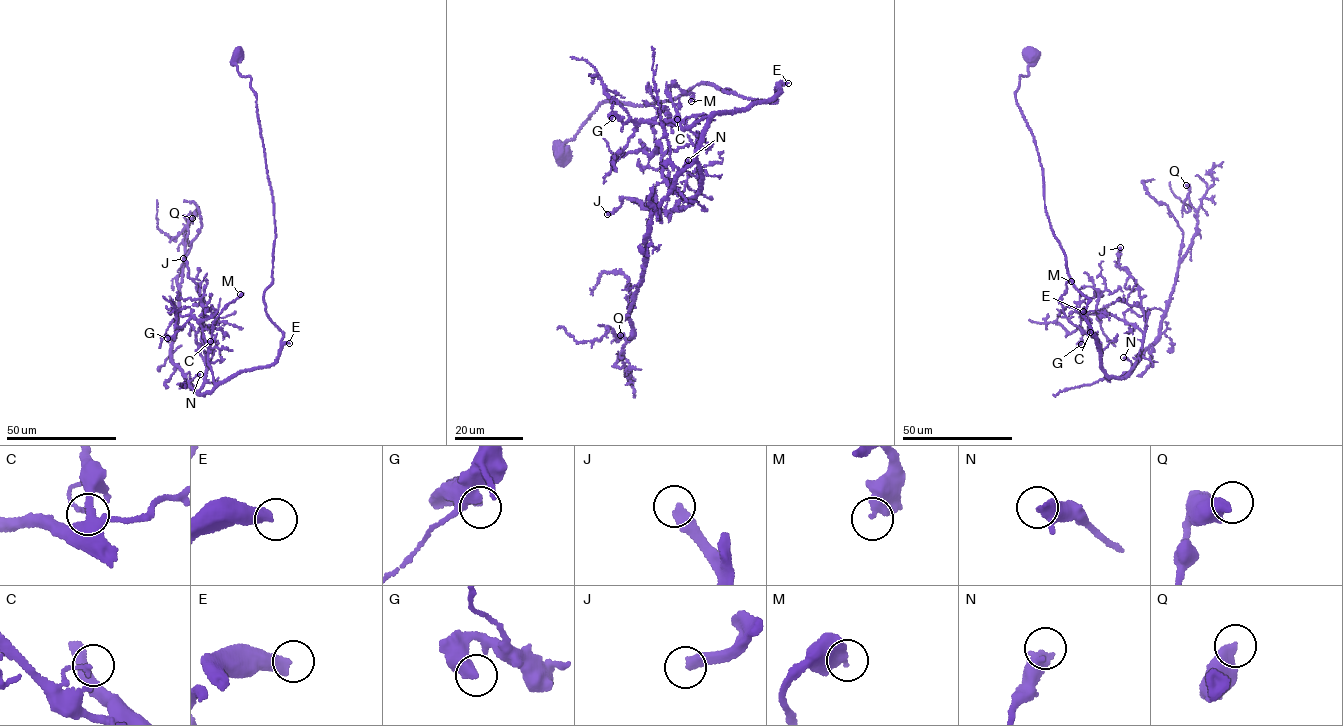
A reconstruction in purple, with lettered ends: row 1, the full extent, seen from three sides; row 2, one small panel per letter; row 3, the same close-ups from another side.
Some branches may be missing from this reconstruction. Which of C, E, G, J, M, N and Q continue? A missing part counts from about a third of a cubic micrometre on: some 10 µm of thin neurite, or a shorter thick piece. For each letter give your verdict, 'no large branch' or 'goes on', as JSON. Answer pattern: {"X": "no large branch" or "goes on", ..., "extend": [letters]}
{"C": "no large branch", "E": "goes on", "G": "no large branch", "J": "goes on", "M": "no large branch", "N": "no large branch", "Q": "no large branch", "extend": ["E", "J"]}

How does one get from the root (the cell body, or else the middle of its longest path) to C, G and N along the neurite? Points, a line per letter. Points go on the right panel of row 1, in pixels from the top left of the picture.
C: (1030, 54), (1016, 102), (1068, 275), (1090, 300), (1084, 317), (1102, 368), (1090, 332)
G: (1030, 54), (1016, 102), (1068, 275), (1090, 300), (1084, 317), (1102, 368), (1101, 342), (1081, 314), (1081, 344)
N: (1030, 54), (1015, 99), (1046, 215), (1090, 300), (1084, 317), (1106, 375), (1131, 372), (1123, 357)

